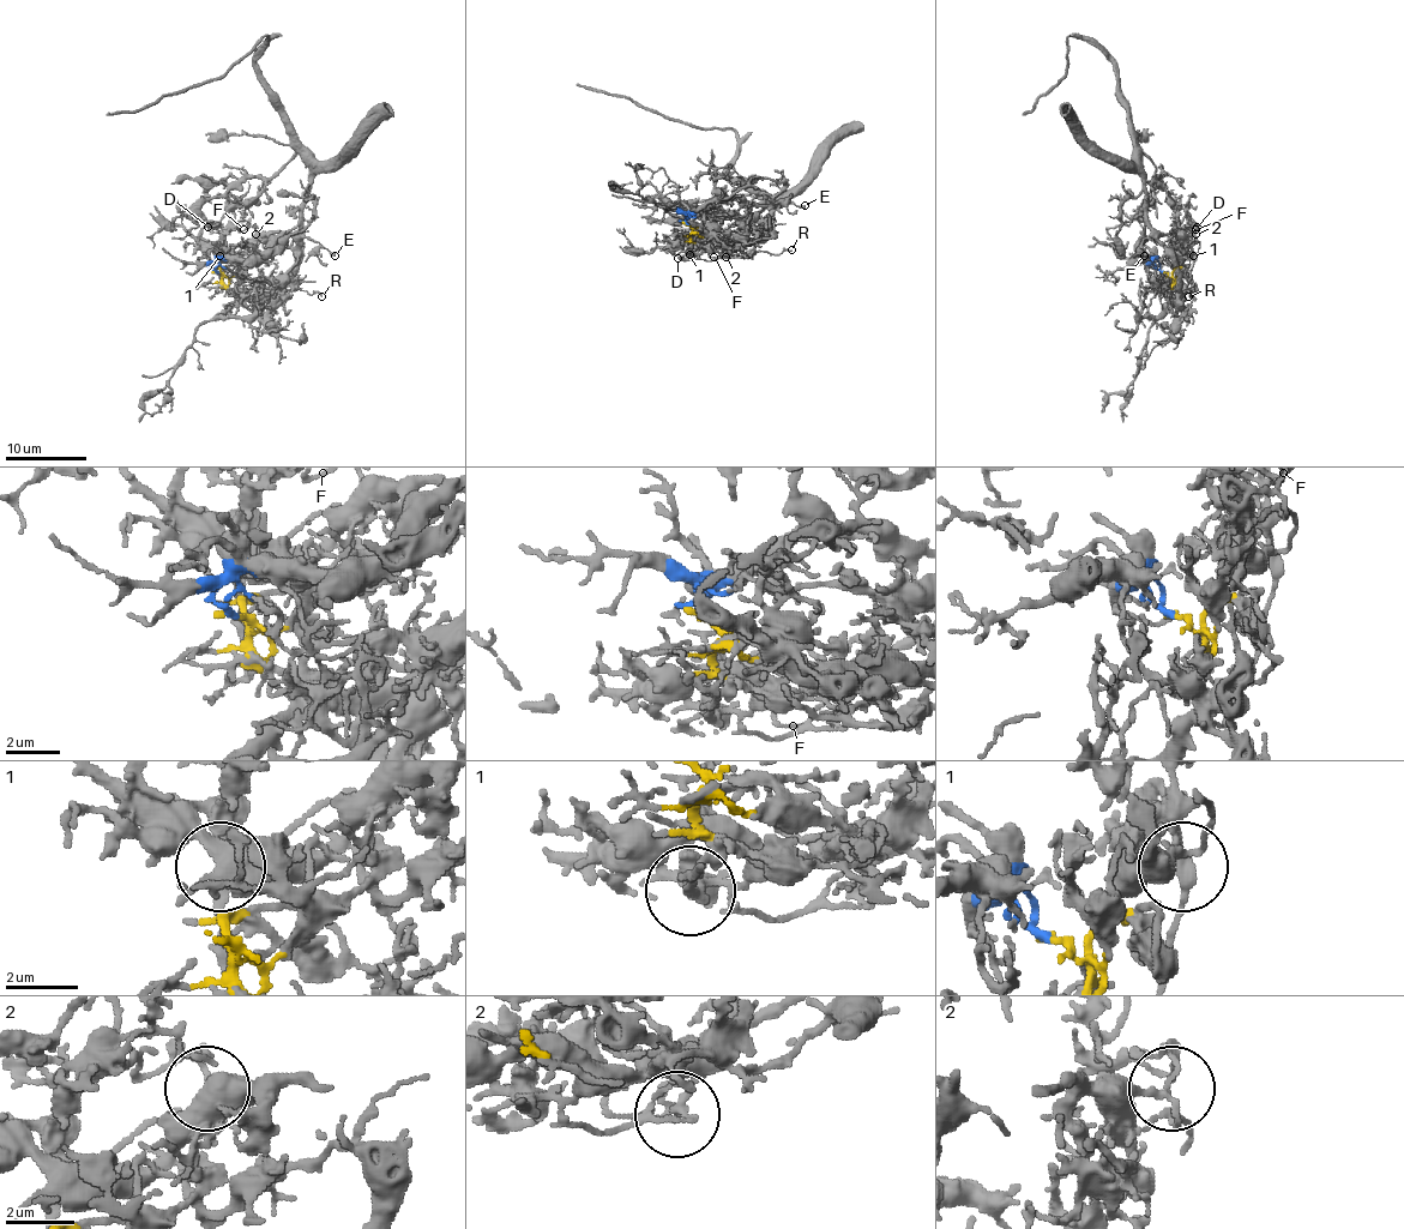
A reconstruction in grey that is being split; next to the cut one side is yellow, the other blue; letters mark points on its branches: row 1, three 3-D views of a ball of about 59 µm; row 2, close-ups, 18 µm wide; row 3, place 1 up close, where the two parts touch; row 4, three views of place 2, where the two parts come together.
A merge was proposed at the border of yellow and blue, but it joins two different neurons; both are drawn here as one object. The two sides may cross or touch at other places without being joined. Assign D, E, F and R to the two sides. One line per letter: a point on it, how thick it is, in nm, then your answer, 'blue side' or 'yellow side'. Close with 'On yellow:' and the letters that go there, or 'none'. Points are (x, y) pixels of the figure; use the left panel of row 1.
D: at (208, 227); 240 nm thick; yellow side
E: at (335, 255); 260 nm thick; blue side
F: at (243, 229); 180 nm thick; yellow side
R: at (321, 296); 140 nm thick; yellow side
On yellow: D, F, R

